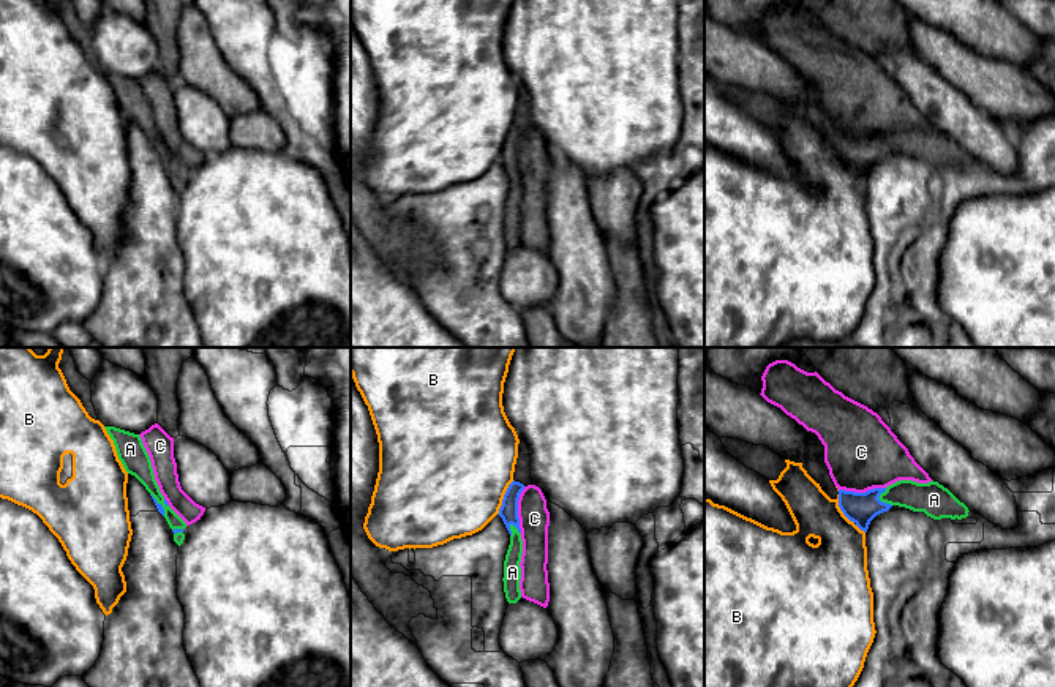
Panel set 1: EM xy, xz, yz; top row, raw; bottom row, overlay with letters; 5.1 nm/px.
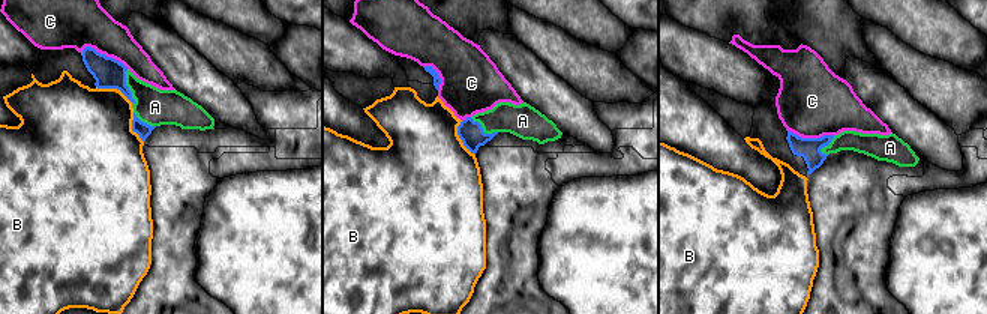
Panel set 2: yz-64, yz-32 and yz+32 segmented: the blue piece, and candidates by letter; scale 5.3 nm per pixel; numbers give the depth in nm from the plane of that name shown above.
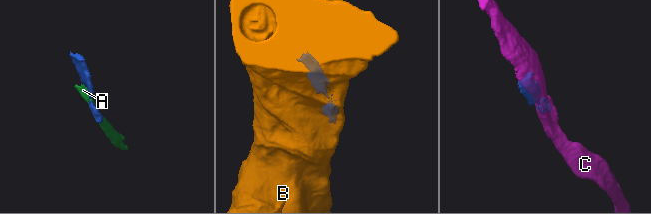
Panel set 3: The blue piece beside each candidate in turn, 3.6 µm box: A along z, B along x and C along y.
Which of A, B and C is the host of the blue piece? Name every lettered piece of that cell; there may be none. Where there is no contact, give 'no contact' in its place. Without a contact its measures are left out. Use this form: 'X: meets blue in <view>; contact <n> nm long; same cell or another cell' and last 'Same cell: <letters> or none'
A: meets blue in yz; contact 100 nm long; same cell
B: meets blue in yz; contact 240 nm long; another cell
C: meets blue in yz; contact 240 nm long; another cell
Same cell: A

